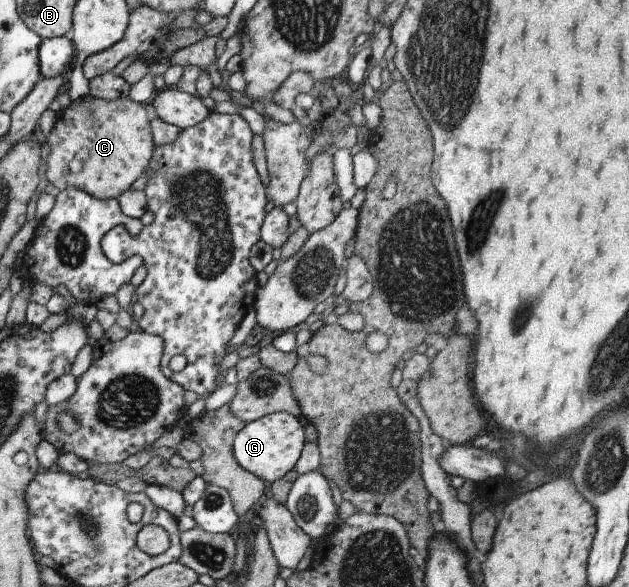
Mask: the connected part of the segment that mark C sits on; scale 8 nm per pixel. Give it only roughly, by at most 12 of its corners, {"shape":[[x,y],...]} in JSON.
{"shape":[[88,96],[58,113],[54,192],[117,199],[153,151],[146,105]]}

